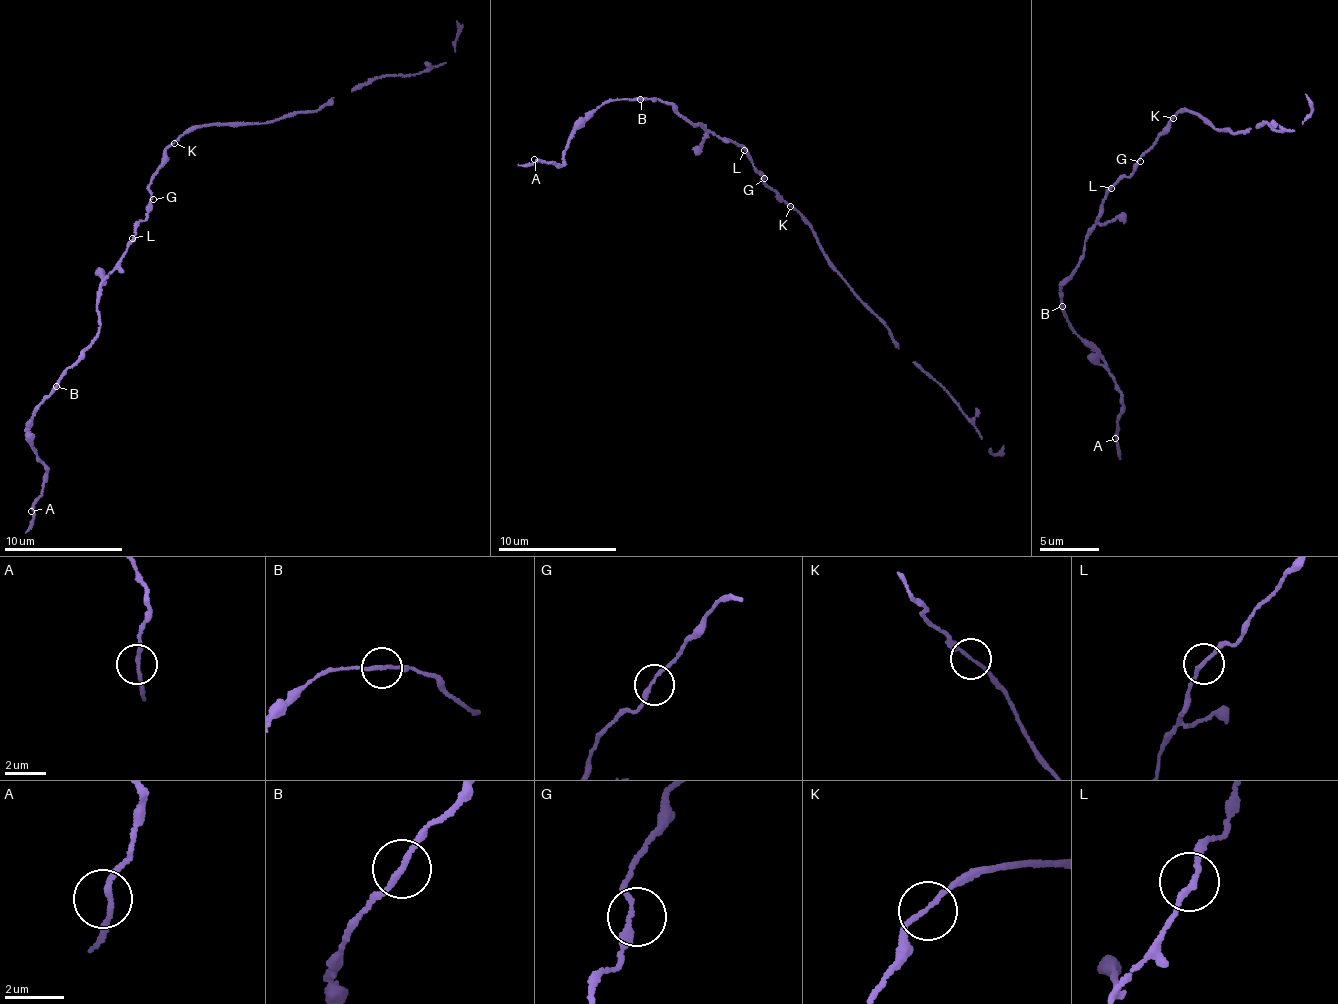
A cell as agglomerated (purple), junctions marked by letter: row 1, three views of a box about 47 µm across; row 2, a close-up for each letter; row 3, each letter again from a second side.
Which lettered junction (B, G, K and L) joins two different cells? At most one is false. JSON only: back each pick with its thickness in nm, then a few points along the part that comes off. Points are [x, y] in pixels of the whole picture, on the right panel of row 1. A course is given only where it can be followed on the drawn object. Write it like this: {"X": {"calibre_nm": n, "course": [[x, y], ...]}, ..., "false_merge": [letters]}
{"B": {"calibre_nm": 180, "course": [[1062, 306], [1069, 327], [1093, 351], [1122, 398], [1117, 426], [1118, 460]]}, "false_merge": ["B"]}

